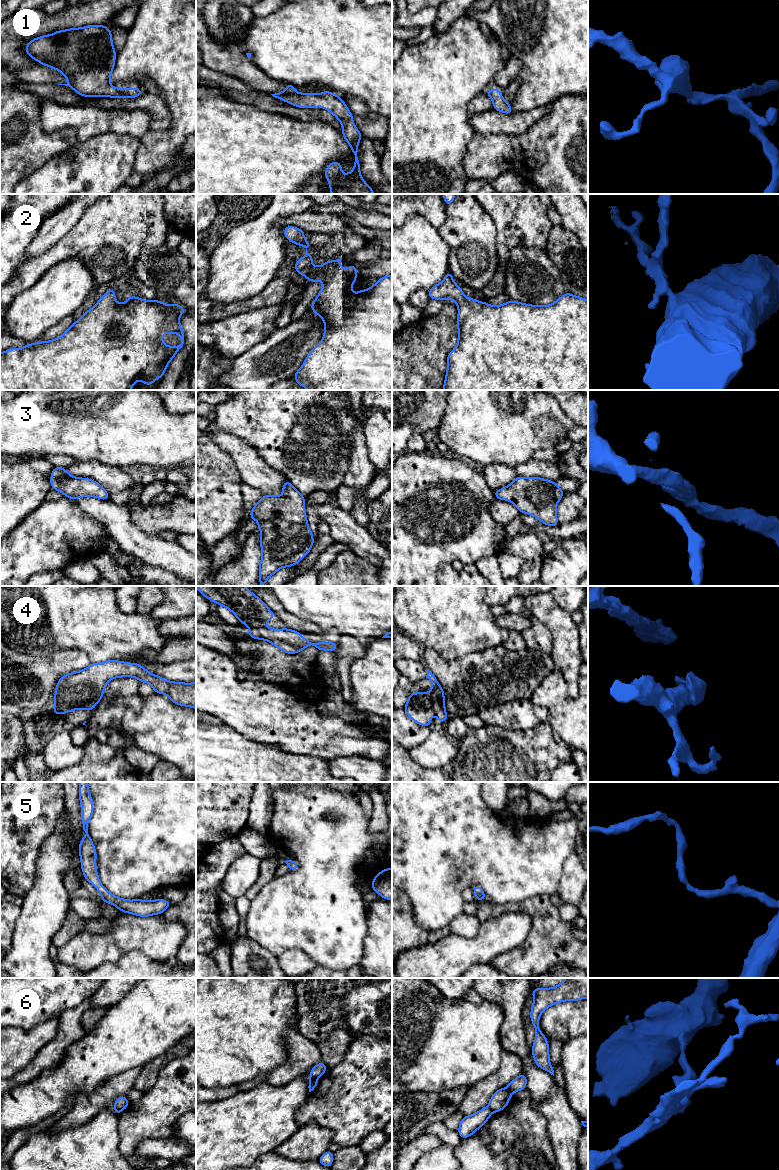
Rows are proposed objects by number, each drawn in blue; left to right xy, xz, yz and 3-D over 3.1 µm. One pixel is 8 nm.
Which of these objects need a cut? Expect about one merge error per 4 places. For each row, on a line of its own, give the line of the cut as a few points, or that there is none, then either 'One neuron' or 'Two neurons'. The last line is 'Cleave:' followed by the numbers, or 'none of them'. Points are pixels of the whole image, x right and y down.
1: No split. One neuron
2: No split. One neuron
3: No split. One neuron
4: No split. One neuron
5: No split. One neuron
6: Split along xz (310, 1076), (317, 1077). Two neurons
Cleave: 6

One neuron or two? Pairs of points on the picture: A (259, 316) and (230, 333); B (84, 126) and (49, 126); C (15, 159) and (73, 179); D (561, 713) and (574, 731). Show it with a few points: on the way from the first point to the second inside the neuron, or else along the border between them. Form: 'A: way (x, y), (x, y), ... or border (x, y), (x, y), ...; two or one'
A: way (252, 323), (237, 333); one
B: way (75, 121), (58, 121); one
C: border (60, 154), (54, 155), (20, 180); two
D: way (565, 717), (574, 727); one

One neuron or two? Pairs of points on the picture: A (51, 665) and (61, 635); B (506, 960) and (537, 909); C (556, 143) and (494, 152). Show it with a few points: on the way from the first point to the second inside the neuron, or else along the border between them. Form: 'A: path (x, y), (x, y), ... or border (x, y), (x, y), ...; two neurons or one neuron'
A: border (80, 651), (58, 650), (46, 656), (33, 656); two neurons
B: path (521, 954), (538, 937), (538, 924); one neuron
C: path (541, 143), (519, 142), (509, 147); one neuron

